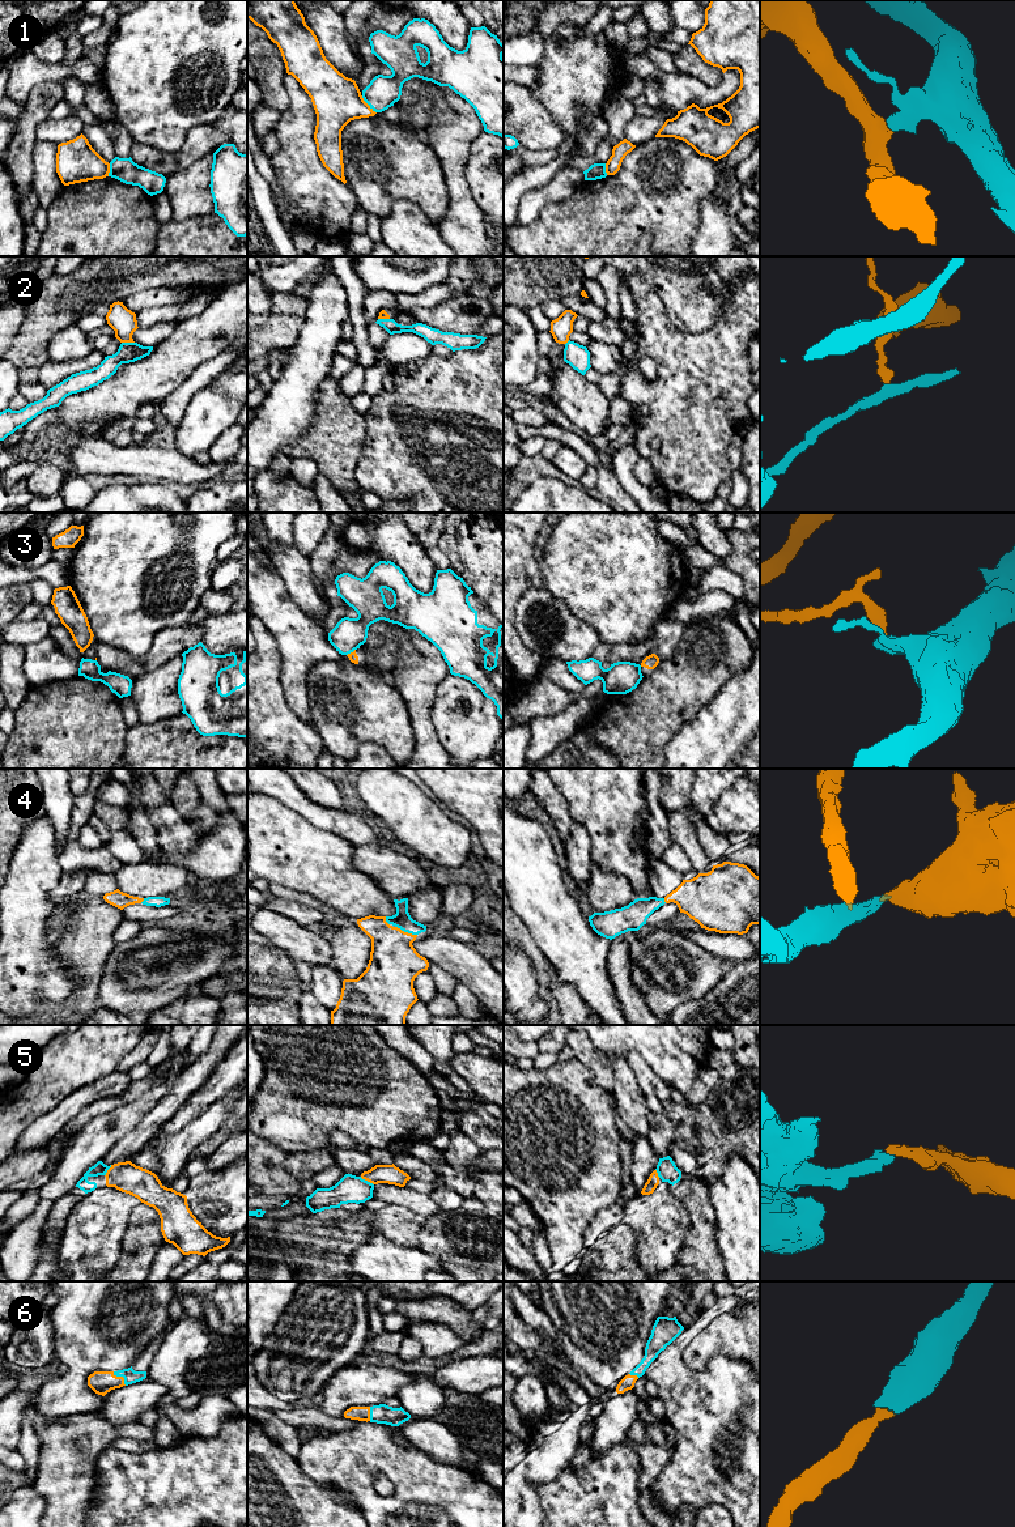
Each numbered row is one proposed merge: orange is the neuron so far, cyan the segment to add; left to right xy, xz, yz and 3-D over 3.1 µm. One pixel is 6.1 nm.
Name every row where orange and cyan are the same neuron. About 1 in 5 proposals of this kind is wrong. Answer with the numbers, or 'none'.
4, 5, 6

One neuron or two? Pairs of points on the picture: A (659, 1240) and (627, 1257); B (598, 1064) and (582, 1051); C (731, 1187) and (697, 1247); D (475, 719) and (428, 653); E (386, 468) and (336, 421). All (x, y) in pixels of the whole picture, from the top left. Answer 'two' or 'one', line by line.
A: two
B: one
C: two
D: two
E: two

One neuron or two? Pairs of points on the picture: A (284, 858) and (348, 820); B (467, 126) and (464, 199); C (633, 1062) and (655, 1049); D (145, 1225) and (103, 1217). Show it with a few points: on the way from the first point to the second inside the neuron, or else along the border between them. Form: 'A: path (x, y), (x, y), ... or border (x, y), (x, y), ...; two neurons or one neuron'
A: border (302, 816), (314, 825), (345, 838), (355, 849); two neurons
B: path (457, 144), (457, 181); one neuron
C: border (624, 1055), (635, 1050), (662, 1080); two neurons
D: border (140, 1202), (131, 1215), (119, 1251); two neurons

